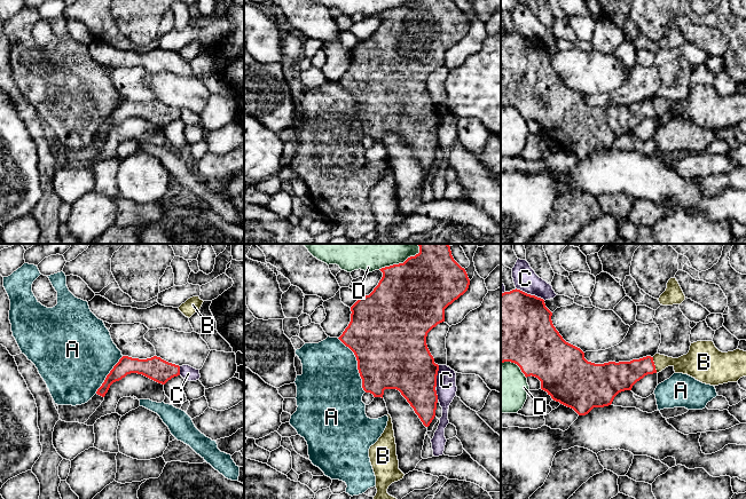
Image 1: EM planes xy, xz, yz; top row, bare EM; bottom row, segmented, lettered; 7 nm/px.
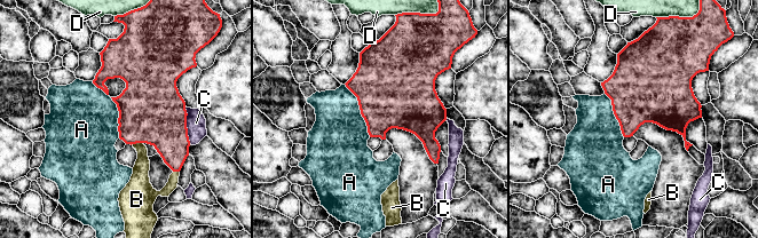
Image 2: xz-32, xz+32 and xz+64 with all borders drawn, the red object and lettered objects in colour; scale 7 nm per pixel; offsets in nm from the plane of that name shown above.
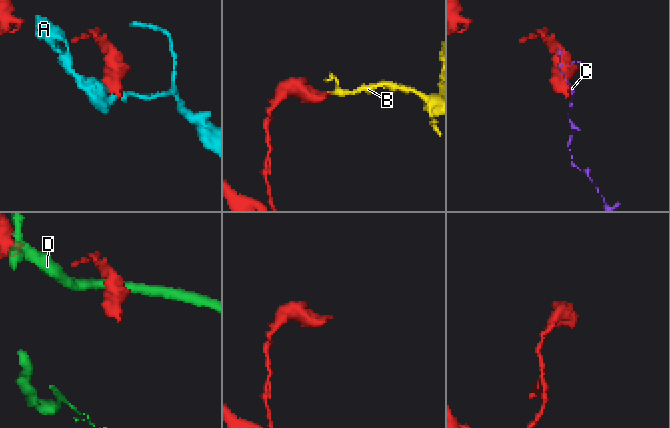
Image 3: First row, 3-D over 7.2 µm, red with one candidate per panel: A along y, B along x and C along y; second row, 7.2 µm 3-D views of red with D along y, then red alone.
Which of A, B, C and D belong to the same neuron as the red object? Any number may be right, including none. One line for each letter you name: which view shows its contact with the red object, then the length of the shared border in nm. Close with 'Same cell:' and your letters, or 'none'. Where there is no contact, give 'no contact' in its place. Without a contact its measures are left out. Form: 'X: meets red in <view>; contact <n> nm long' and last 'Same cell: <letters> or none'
B: meets red in yz; contact 120 nm long
Same cell: B

